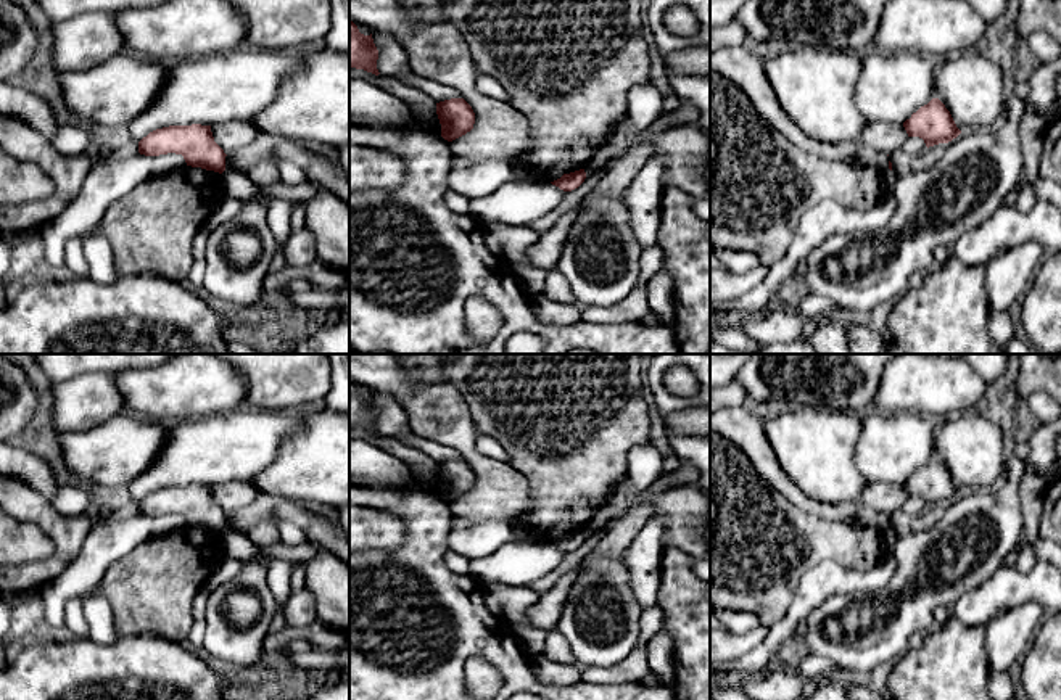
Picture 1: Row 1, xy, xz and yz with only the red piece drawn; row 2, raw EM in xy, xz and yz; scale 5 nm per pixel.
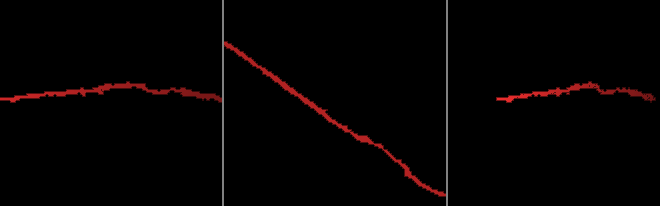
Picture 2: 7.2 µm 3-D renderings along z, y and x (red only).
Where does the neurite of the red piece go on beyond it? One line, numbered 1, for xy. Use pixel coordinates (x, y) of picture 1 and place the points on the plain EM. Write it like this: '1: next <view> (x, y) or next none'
1: next none

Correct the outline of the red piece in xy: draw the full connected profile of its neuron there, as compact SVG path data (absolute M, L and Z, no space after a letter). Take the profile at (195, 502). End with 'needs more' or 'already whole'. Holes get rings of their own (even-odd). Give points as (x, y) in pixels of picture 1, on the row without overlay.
M169 486L150 492L138 502L138 513L159 517L167 513L182 515L187 526L201 528L222 534L225 513L214 502L211 486Z; already whole

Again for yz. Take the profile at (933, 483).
M932 459L913 473L911 478L903 483L903 488L908 497L923 499L927 509L948 504L961 494L950 471L939 459Z; already whole

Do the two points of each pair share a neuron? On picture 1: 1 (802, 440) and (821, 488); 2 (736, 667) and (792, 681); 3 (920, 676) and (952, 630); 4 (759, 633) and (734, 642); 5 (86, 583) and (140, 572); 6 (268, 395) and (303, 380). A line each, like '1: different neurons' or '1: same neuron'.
1: same neuron
2: different neurons
3: same neuron
4: same neuron
5: different neurons
6: same neuron

